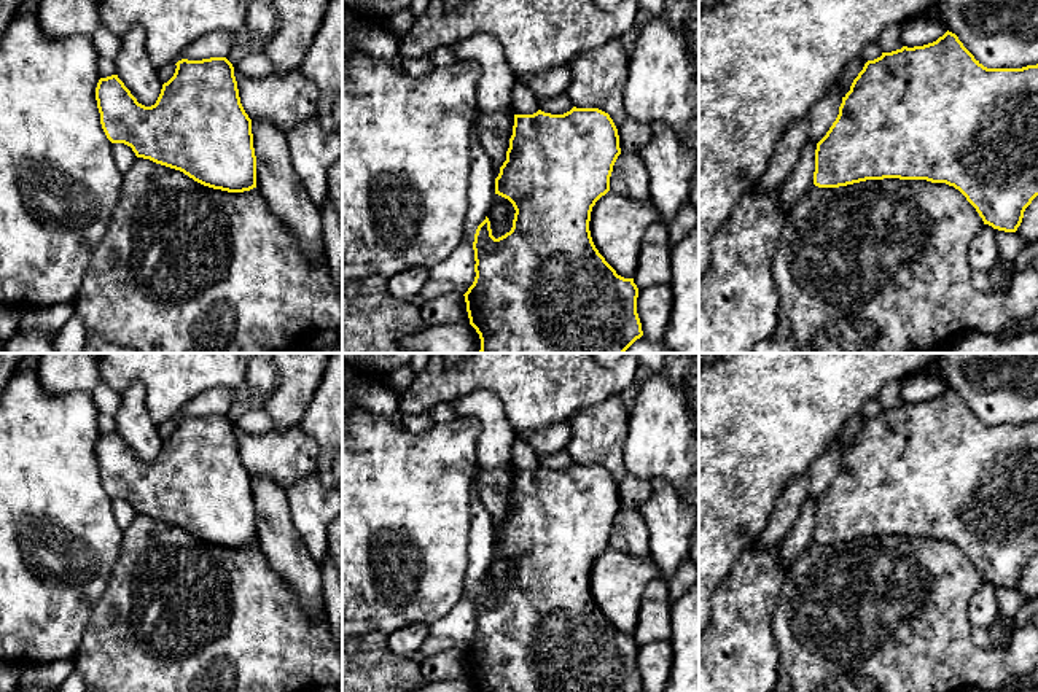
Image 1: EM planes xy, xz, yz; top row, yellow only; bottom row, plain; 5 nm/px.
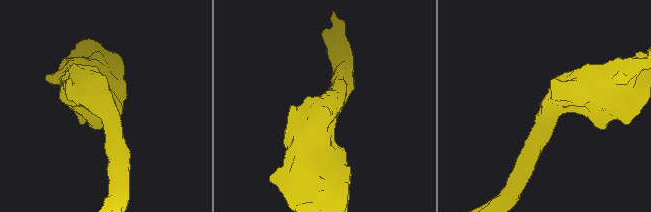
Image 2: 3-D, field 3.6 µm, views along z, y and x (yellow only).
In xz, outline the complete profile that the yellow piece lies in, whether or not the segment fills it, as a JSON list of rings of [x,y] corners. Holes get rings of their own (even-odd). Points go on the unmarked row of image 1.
[[[599,465],[514,471],[506,517],[495,535],[495,550],[508,555],[516,566],[513,584],[495,595],[487,573],[478,582],[473,598],[476,633],[463,651],[470,681],[479,692],[643,692],[634,635],[616,630],[595,605],[589,587],[592,563],[610,547],[619,511],[618,485]]]

